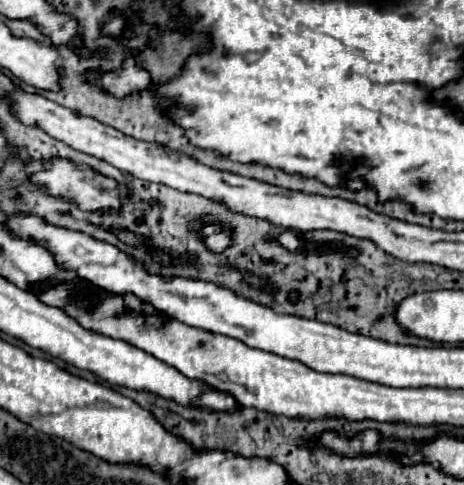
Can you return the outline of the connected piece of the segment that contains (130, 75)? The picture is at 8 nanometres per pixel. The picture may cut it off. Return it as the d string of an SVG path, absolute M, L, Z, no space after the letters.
M130 59L118 73L90 73L90 79L100 83L114 97L124 97L150 87L150 75L144 69L138 69L134 59Z

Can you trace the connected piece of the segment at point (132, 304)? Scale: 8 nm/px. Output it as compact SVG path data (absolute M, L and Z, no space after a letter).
M126 293L126 295L124 295L124 303L126 303L126 307L128 307L128 309L132 309L132 311L142 311L142 313L158 313L152 305L142 303L140 299L132 297L130 293Z

